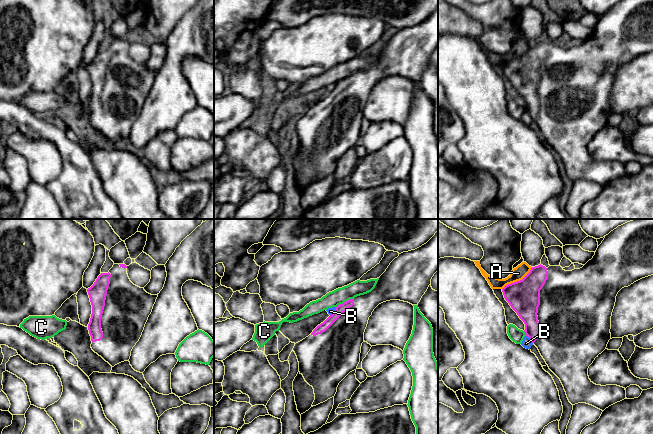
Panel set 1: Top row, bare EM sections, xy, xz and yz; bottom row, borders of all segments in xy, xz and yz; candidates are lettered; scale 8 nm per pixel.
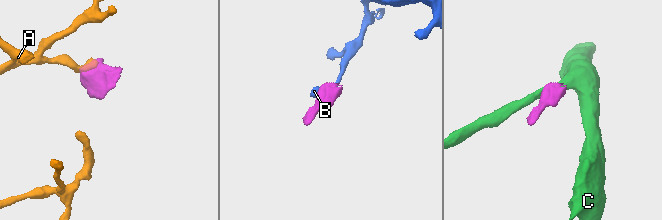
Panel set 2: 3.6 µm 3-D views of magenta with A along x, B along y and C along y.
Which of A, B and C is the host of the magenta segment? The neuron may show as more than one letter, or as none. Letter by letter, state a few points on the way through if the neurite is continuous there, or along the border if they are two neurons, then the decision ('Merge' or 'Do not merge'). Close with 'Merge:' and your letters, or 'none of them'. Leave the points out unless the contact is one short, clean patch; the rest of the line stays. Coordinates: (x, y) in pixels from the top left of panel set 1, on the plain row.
A: Boundary: yz (532, 43), (521, 55), (508, 59), (502, 65). Do not merge
B: Boundary: yz (526, 111), (532, 119). Do not merge
C: Boundary: xz (353, 74), (340, 79), (336, 83). Do not merge
Merge: none of them

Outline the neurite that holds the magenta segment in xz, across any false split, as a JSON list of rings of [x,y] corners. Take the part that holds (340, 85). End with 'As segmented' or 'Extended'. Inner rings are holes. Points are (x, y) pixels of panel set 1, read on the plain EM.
[[[438,7],[421,23],[399,30],[380,52],[371,68],[338,81],[335,88],[318,101],[308,113],[295,120],[293,127],[299,138],[299,148],[314,165],[315,176],[312,182],[334,173],[339,159],[350,148],[357,145],[364,108],[374,85],[379,80],[390,76],[418,81],[437,47]]]. Extended

